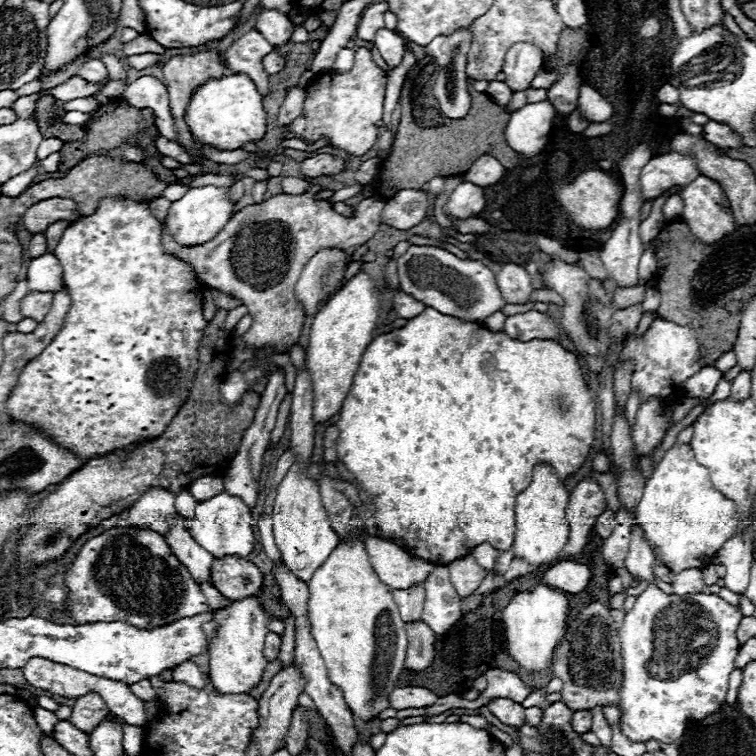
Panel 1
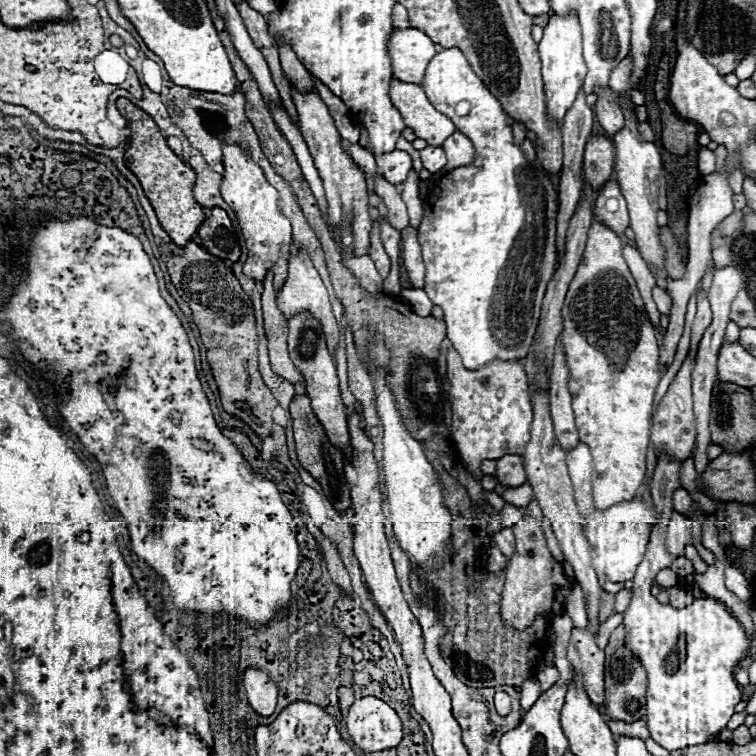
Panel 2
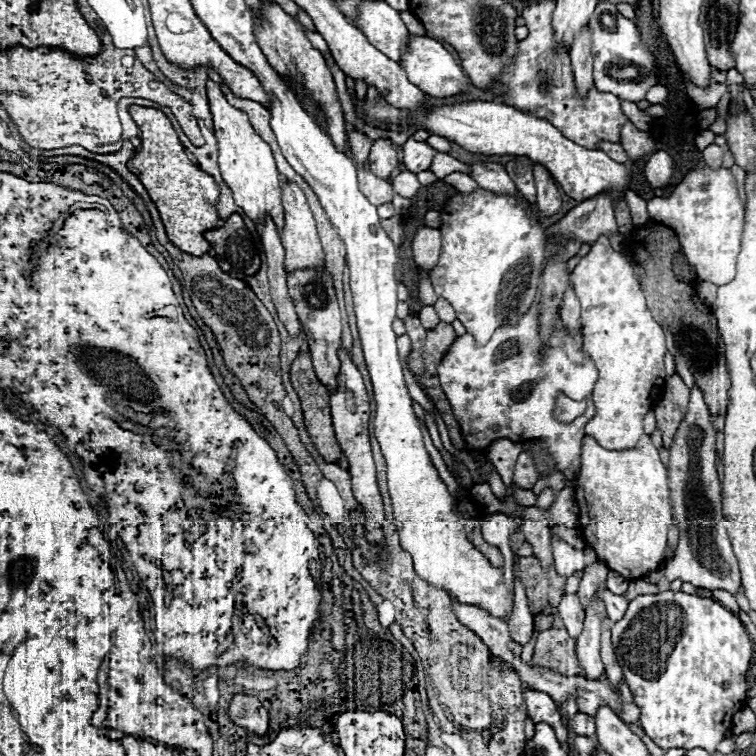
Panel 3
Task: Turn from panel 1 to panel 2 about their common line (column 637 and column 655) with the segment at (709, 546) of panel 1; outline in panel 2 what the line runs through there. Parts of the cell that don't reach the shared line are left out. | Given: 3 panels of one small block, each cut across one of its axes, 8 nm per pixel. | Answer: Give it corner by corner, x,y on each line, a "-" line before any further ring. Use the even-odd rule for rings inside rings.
578,444
572,452
566,454
566,466
568,474
572,480
574,488
574,500
582,518
582,530
588,542
592,544
592,568
596,570
598,576
606,576
610,582
626,582
632,580
638,564
644,558
646,552
646,542
648,542
648,532
652,524
658,520
656,508
646,506
642,498
634,498
632,502
622,502
616,504
614,508
608,508
604,512
598,512
594,508
592,500
592,458
590,450
586,444

